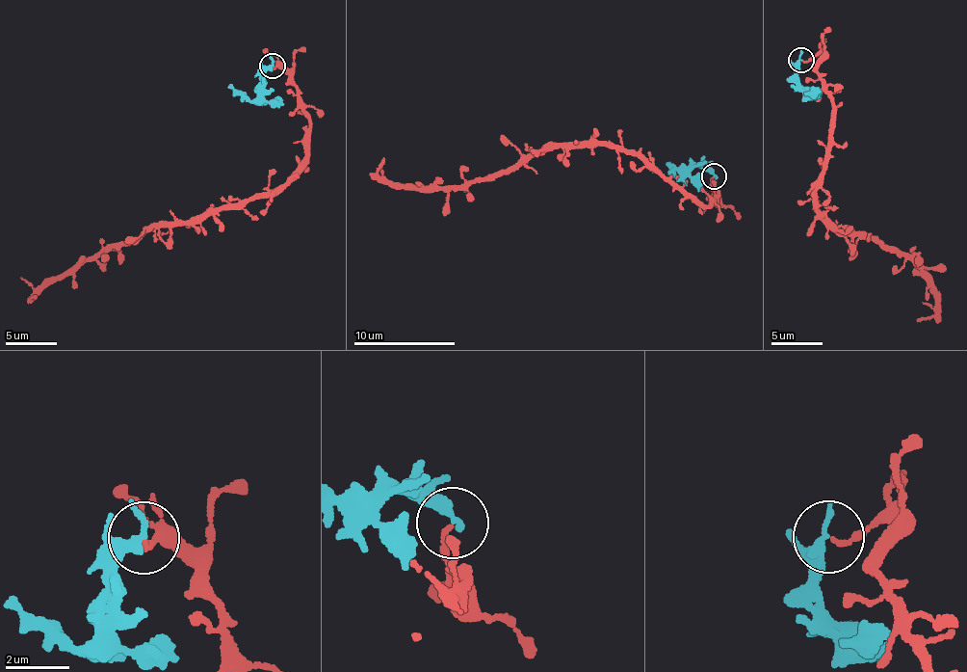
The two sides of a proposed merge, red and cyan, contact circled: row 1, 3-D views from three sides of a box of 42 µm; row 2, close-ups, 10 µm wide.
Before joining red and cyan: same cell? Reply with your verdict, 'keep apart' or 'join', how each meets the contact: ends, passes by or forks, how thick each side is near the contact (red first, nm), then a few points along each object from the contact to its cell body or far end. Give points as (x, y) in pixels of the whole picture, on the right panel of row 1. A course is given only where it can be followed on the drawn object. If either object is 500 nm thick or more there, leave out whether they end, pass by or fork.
keep apart; red ends; cyan ends; calibres 170 and 360 nm; course red (801, 59), (823, 59), (819, 81), (832, 100), (818, 212), (924, 271), (938, 298), (932, 314), (916, 320); course cyan (801, 59), (797, 84), (805, 98), (811, 96), (806, 90)

